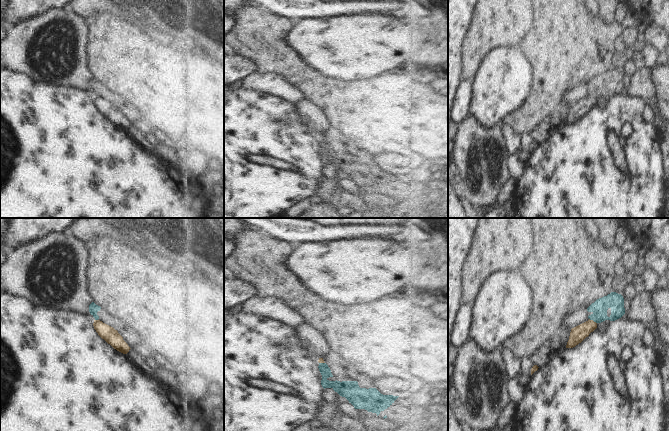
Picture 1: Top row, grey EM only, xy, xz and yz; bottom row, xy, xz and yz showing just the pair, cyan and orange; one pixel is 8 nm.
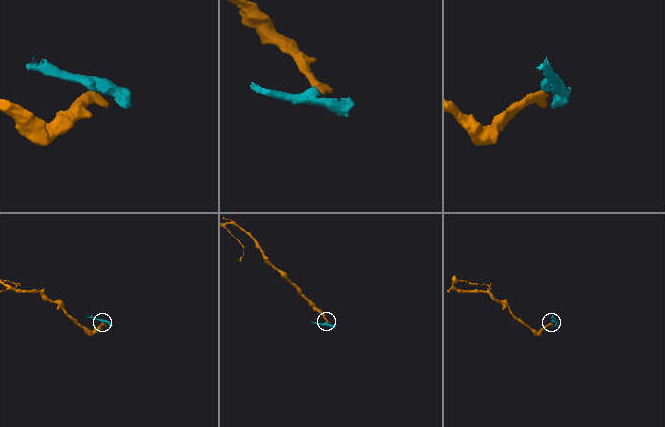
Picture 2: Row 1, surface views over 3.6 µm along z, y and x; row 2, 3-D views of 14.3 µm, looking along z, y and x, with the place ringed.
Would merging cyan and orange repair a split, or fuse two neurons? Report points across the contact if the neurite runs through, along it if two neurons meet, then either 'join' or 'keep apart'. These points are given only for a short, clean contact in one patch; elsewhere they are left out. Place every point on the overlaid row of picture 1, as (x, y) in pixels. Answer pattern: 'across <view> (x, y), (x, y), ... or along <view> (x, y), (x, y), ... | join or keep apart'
along yz (589, 318), (596, 323) | keep apart

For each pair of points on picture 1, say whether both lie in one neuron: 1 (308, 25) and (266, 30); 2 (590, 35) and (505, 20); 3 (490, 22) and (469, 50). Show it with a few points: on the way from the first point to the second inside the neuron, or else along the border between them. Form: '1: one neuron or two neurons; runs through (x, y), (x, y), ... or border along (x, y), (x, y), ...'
1: two neurons; border along (294, 21), (285, 39), (285, 42), (293, 50)
2: two neurons; border along (532, 25), (518, 45)
3: one neuron; runs through (489, 29), (476, 43)

